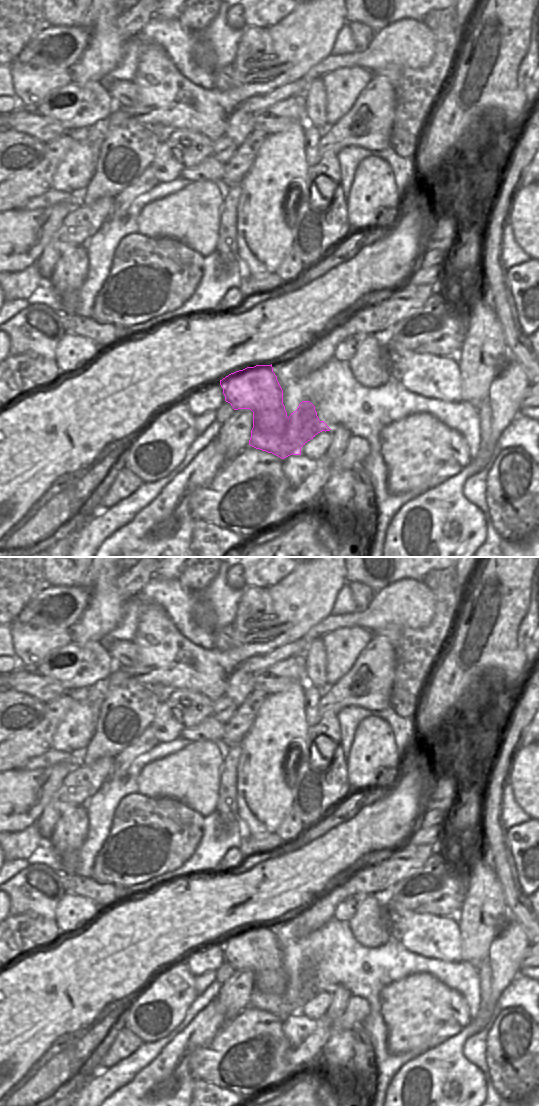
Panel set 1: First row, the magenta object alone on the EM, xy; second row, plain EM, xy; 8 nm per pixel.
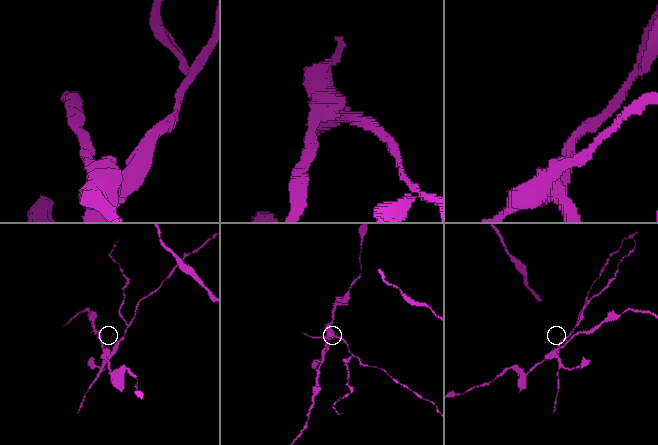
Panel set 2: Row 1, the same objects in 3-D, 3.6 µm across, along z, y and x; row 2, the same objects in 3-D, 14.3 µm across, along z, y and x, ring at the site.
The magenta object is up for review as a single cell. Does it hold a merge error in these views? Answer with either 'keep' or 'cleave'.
cleave

